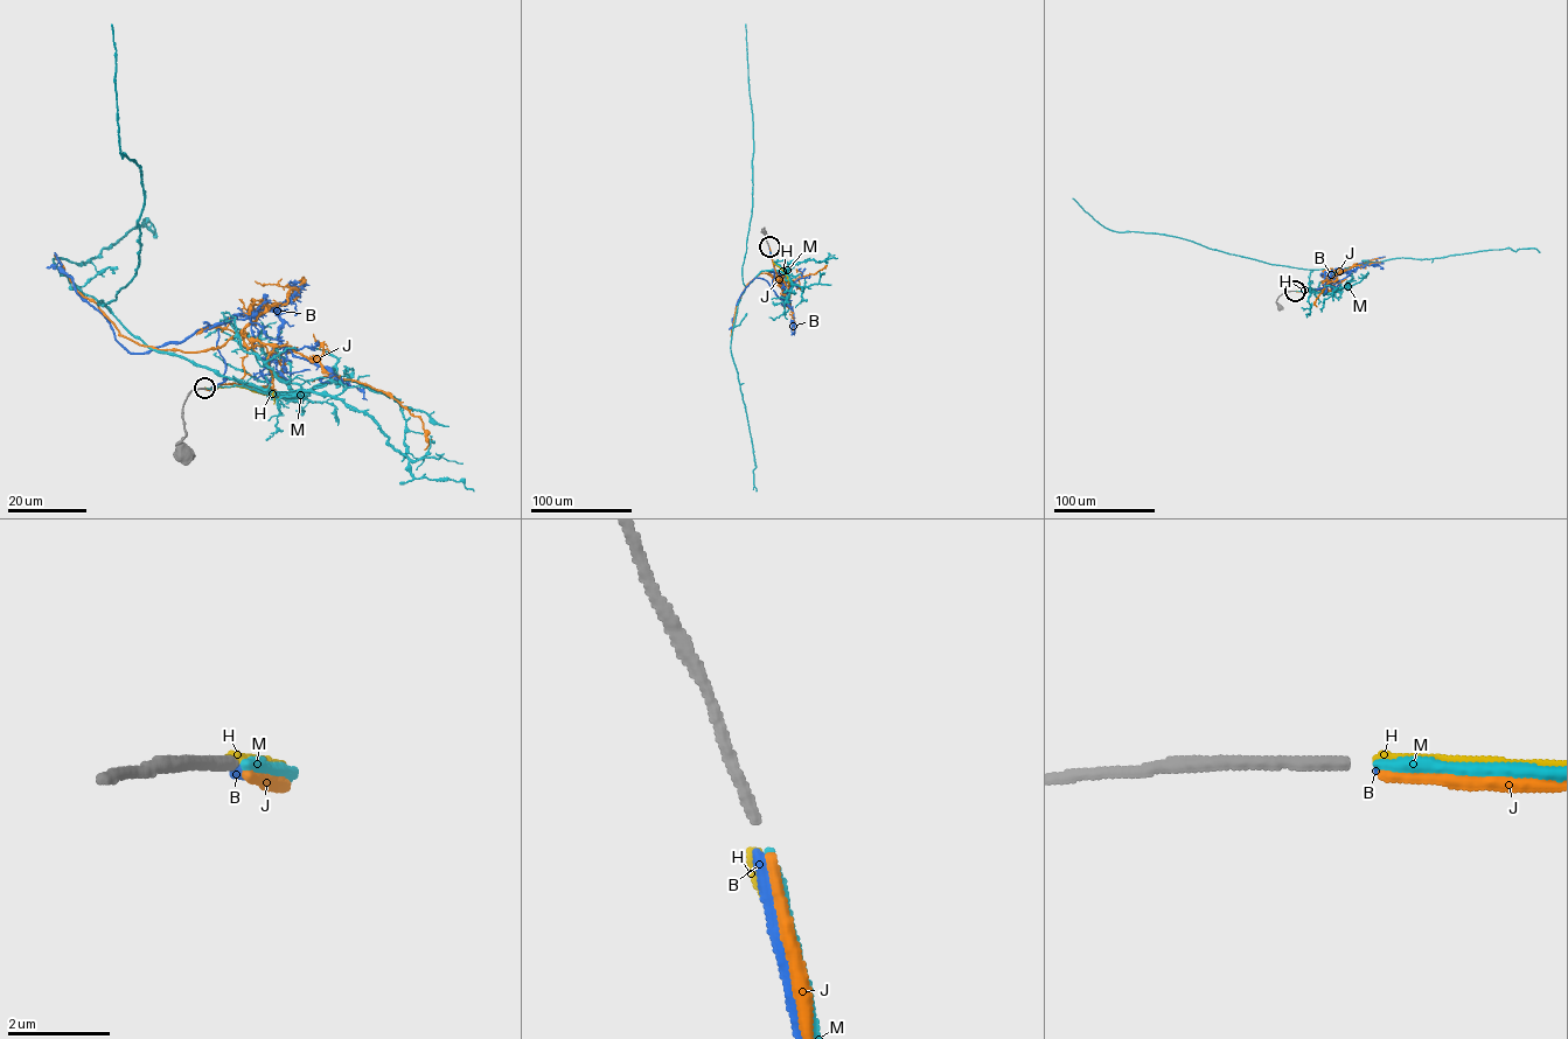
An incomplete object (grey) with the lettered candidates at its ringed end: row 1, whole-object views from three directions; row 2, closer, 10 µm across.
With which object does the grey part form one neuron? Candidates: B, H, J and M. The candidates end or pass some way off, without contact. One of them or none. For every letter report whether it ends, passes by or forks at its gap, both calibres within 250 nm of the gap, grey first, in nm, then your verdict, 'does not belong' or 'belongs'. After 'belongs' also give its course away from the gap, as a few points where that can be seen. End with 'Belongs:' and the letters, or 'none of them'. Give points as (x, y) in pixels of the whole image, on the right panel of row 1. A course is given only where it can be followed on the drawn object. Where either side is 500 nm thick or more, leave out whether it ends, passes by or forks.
B: it ends there; 240 nm thick on the grey side, 240 nm on the other; does not belong
H: it ends there; 240 nm thick on the grey side, 280 nm on the other; does not belong
J: it ends there; 240 nm thick on the grey side, 190 nm on the other; does not belong
M: it ends there; 240 nm thick on the grey side, 240 nm on the other; belongs; it runs (1296, 291), (1322, 292), (1319, 283), (1335, 272), (1267, 263), (1157, 234), (1113, 231), (1096, 222), (1073, 199)
Belongs: M

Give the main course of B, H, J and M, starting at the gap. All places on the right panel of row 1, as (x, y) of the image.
B: (1296, 291), (1323, 288), (1336, 274), (1330, 276), (1326, 281), (1333, 280), (1346, 269), (1385, 256)
H: (1296, 291), (1332, 293)
J: (1296, 291), (1323, 290), (1333, 277), (1322, 281), (1342, 270), (1385, 257)
M: (1296, 291), (1322, 292), (1319, 283), (1335, 272), (1267, 263), (1157, 234), (1113, 231), (1096, 222), (1073, 199)

